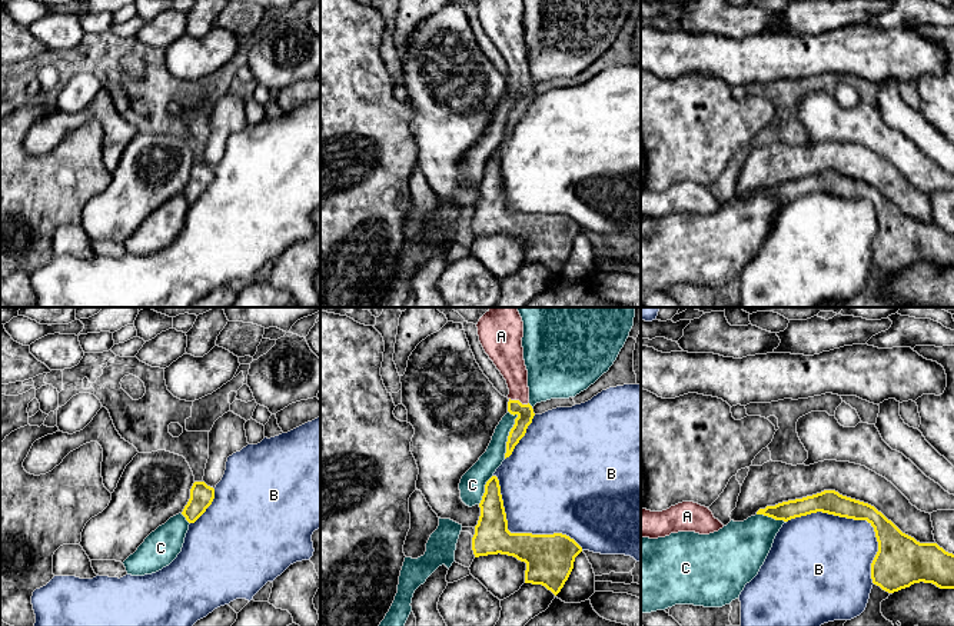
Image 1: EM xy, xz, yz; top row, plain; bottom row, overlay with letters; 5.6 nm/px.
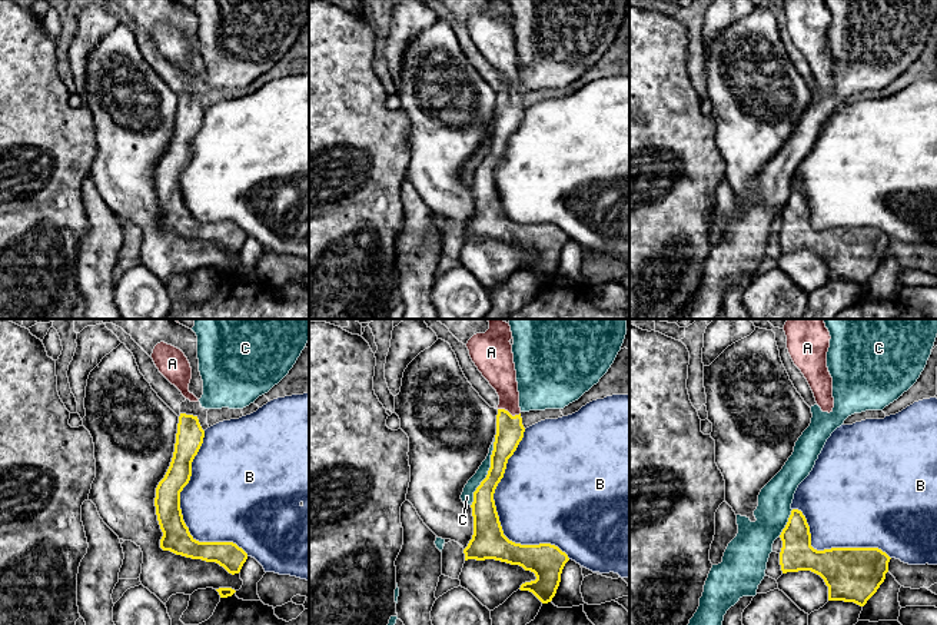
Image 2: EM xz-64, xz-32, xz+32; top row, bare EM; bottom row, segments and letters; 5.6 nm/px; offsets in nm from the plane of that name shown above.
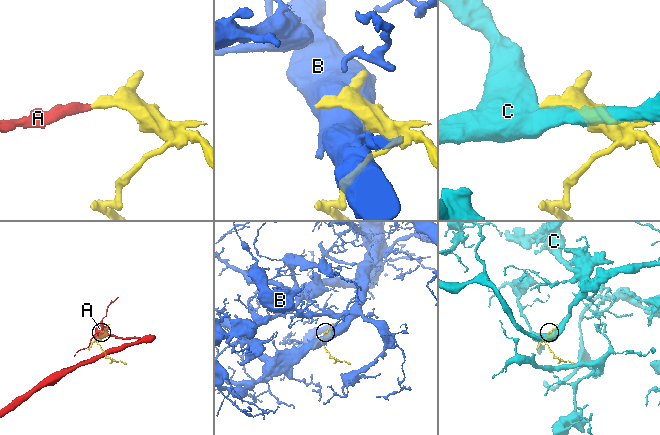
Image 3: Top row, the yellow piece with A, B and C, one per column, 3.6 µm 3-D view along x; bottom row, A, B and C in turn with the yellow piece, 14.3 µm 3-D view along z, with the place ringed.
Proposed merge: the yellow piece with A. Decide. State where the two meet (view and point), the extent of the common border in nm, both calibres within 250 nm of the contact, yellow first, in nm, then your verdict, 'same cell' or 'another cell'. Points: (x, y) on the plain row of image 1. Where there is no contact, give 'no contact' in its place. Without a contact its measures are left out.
meets yellow in xz at (518, 80); contact 120 nm long; 100 nm thick on the yellow side, 170 nm on the other; same cell

